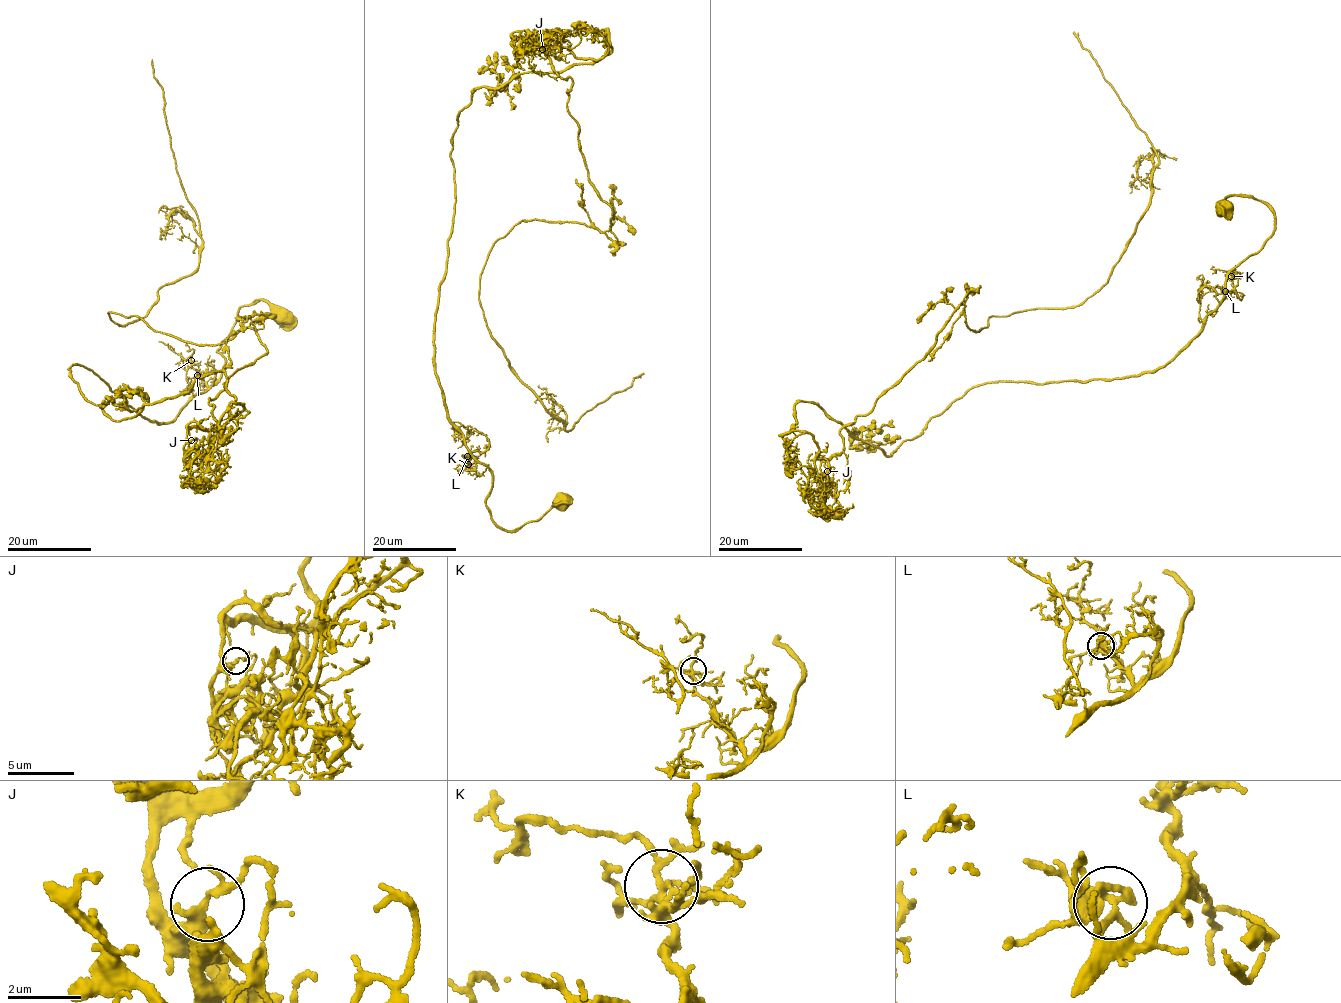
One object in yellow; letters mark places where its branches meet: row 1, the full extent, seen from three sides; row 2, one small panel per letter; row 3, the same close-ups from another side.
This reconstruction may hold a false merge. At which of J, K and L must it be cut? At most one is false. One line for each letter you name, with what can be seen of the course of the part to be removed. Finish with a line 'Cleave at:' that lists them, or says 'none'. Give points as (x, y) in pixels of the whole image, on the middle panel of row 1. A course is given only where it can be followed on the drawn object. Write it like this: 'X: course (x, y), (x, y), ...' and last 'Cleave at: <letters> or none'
J: course (542, 49), (613, 215), (496, 239), (485, 325), (565, 430), (644, 374)
Cleave at: J

